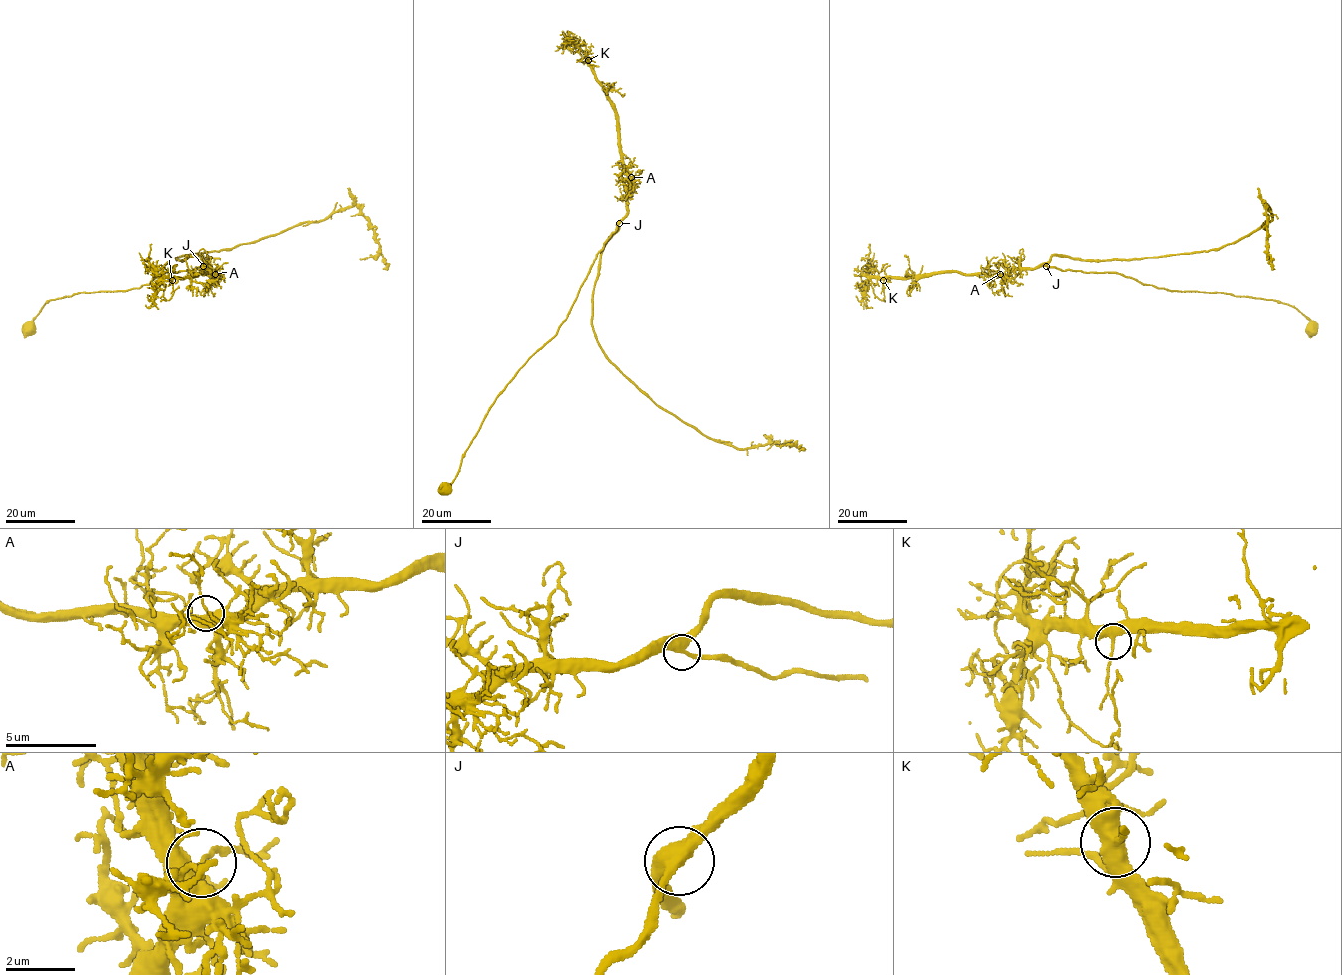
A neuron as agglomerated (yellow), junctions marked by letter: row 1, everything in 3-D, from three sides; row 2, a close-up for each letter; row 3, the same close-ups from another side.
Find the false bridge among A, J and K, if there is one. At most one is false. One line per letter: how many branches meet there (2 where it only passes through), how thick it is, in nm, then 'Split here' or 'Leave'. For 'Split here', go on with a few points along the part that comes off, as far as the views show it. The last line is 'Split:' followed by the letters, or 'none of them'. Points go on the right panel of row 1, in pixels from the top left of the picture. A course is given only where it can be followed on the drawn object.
A: Branches: 3. Thickness 340 nm. Leave
J: Branches: 3. Thickness 400 nm. Leave
K: Branches: 3. Thickness 320 nm. Leave
Split: none of them

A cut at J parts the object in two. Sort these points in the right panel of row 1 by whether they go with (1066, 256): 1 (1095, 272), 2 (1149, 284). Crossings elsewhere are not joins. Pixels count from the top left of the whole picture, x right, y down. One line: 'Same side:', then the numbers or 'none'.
Same side: none

